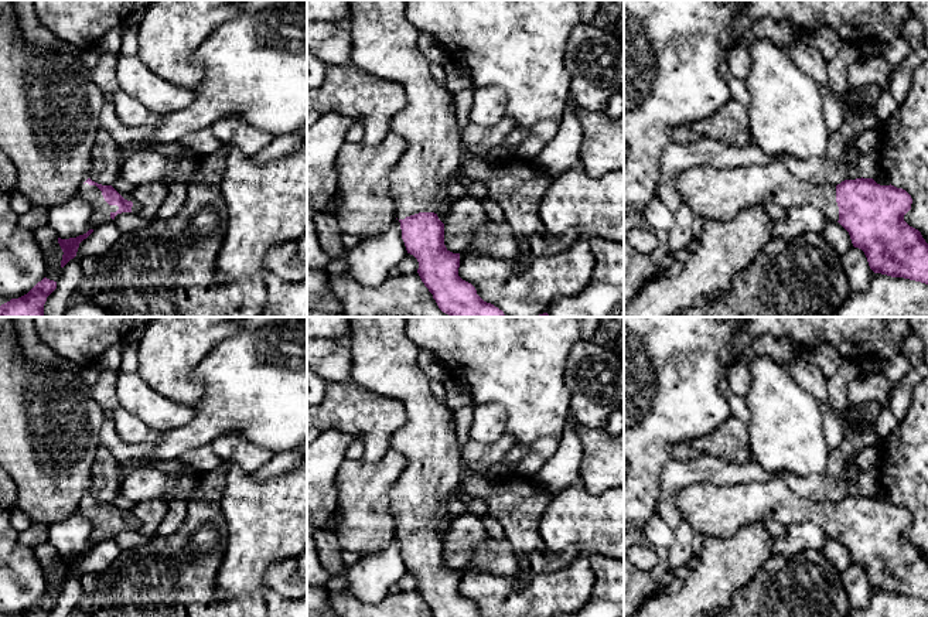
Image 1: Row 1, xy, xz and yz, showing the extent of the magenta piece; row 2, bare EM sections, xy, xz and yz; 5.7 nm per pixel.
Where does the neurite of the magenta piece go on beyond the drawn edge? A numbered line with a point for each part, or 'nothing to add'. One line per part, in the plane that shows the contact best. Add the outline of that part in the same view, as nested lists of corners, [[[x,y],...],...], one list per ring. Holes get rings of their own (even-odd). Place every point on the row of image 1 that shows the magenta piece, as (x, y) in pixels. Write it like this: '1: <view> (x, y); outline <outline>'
1: xy (101, 210); outline [[[85,183],[81,187],[78,195],[91,204],[92,207],[91,222],[95,228],[109,222],[112,219],[110,214],[119,209],[117,205],[109,205],[105,201],[102,191],[96,185],[89,185],[88,183]]]

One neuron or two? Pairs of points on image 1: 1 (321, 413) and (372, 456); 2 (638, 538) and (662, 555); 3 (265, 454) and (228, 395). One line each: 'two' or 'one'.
1: one
2: one
3: two

